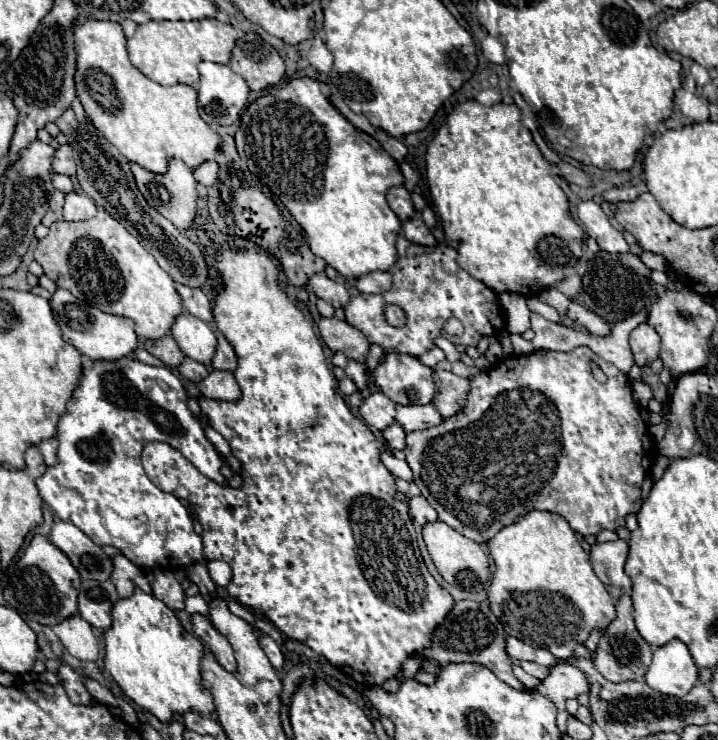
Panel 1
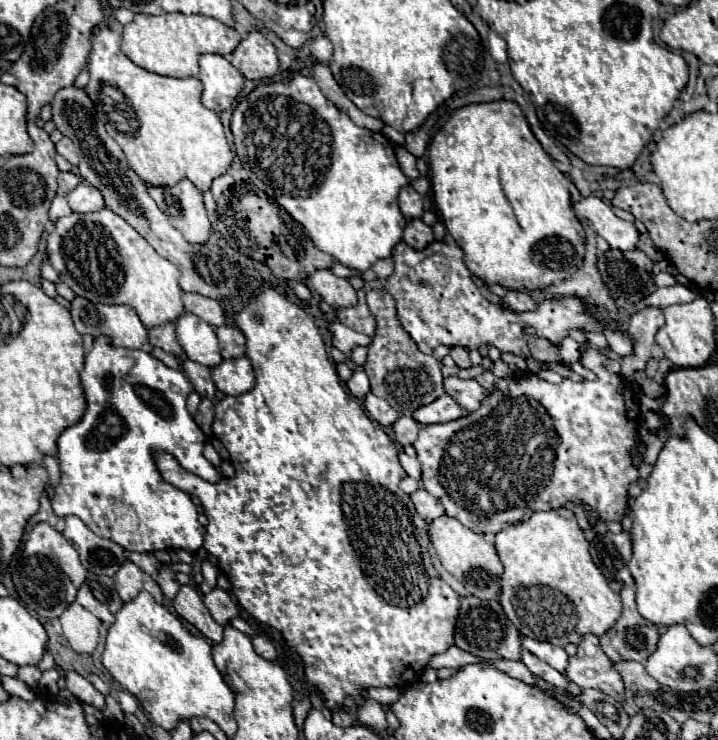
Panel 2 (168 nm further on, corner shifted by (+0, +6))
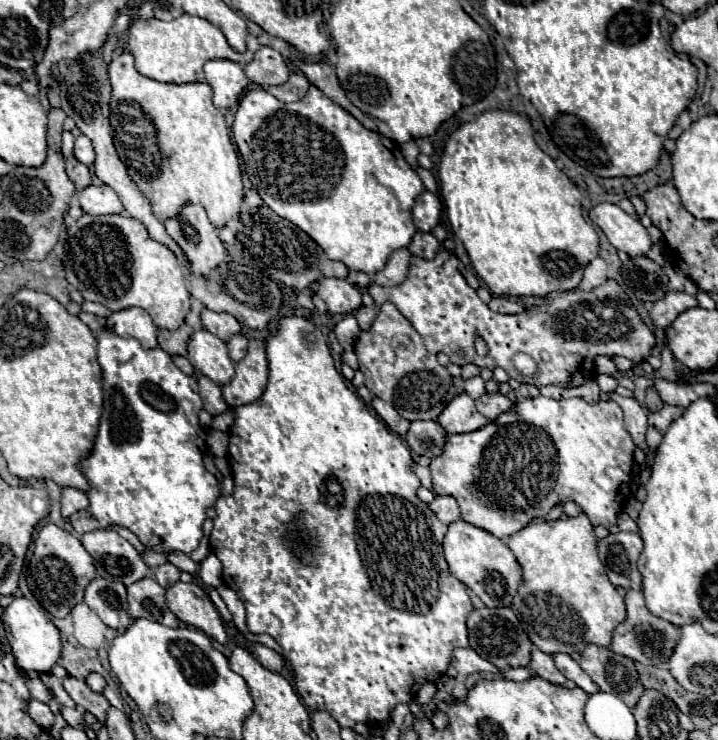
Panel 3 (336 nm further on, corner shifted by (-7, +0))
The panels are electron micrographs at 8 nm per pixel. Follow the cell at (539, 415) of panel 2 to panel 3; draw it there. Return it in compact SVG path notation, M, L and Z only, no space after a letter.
M531 398L517 402L513 410L501 414L495 422L469 434L449 434L445 452L431 460L435 494L453 496L459 502L461 518L469 524L493 532L505 540L525 528L533 518L543 518L555 504L575 502L593 526L611 528L623 502L632 494L633 450L635 444L623 426L623 412L613 400L587 404L581 398L553 400Z

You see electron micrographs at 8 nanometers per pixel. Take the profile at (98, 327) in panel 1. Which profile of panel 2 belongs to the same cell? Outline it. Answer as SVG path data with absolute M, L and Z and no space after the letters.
M76 296L70 302L70 316L82 336L108 336L112 346L124 348L142 348L146 342L146 328L140 322L136 310L130 306L94 304Z

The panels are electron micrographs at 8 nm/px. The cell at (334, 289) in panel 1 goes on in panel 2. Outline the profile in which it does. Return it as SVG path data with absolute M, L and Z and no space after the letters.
M316 270L310 276L310 284L322 296L322 300L334 308L354 306L356 302L356 290L350 286L350 282L334 276L330 270Z

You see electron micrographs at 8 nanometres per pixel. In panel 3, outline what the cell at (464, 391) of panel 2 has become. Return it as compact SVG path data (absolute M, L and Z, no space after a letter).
M495 392L495 394L491 394L491 396L483 394L479 400L475 400L475 406L477 406L477 410L479 410L485 418L497 420L503 412L509 412L509 410L515 406L515 402L511 402L507 396L501 396L499 392Z

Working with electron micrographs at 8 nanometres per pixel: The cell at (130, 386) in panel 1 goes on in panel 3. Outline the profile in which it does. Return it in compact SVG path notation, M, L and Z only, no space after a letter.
M107 328L97 338L97 360L103 368L105 410L93 452L81 462L81 470L91 484L87 492L91 504L87 510L75 512L71 524L77 532L91 532L109 524L125 526L155 552L169 554L179 550L189 556L203 538L207 510L221 494L217 478L203 466L207 434L197 418L203 408L197 378L185 376L165 350L143 350L135 338L121 338Z

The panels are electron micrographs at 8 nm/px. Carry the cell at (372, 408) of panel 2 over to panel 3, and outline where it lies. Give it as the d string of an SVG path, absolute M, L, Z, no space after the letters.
M375 398L373 400L373 404L371 404L373 408L375 408L375 412L387 422L387 426L393 430L393 432L397 432L399 436L407 436L407 430L409 430L409 420L405 420L391 404L387 404L387 402L383 402L381 398Z

